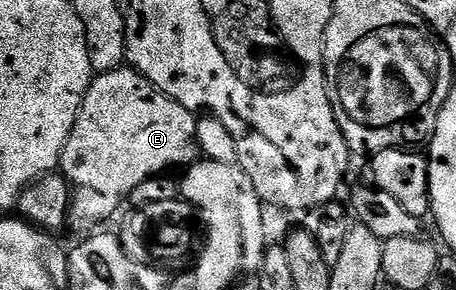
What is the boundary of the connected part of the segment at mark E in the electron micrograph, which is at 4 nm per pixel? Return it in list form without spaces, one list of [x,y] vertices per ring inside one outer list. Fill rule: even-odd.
[[[130,66],[98,73],[85,94],[85,102],[77,114],[77,122],[69,134],[69,142],[65,142],[61,161],[61,174],[71,186],[70,227],[95,230],[106,225],[103,223],[122,206],[123,200],[125,204],[131,192],[141,186],[141,182],[145,182],[150,176],[166,173],[171,170],[167,168],[174,164],[190,166],[200,156],[196,113],[190,112],[161,89],[152,86],[140,72]]]

